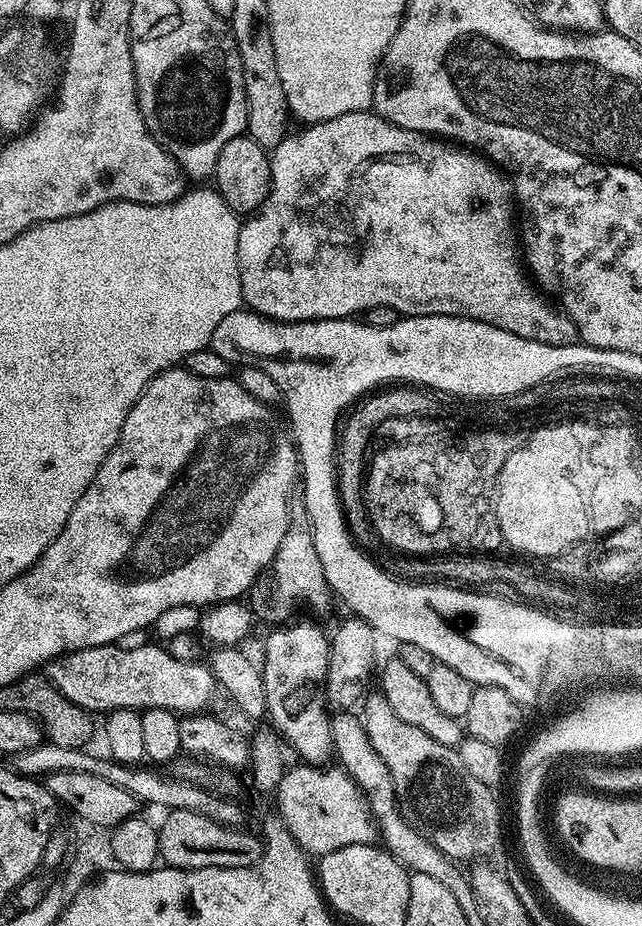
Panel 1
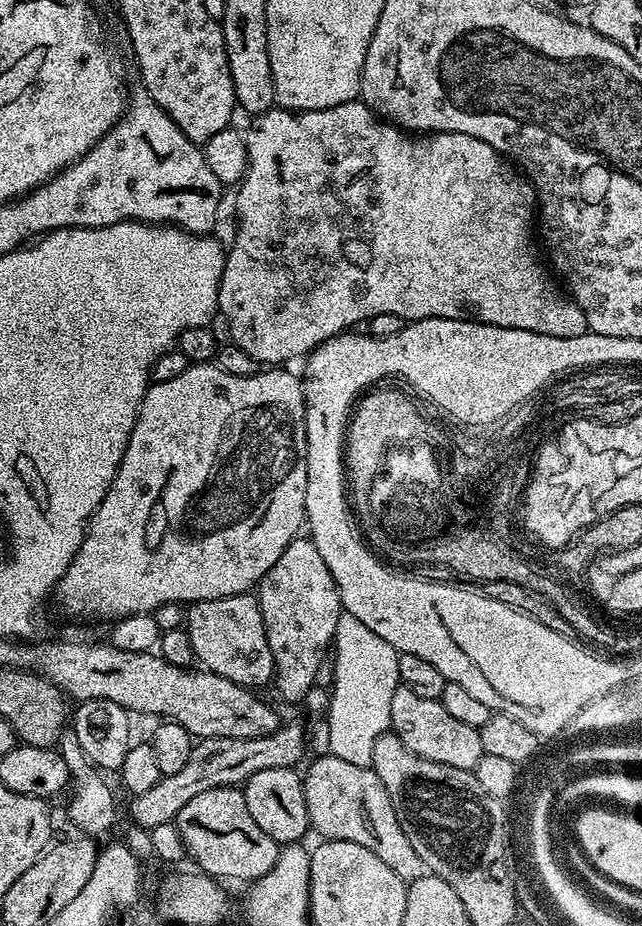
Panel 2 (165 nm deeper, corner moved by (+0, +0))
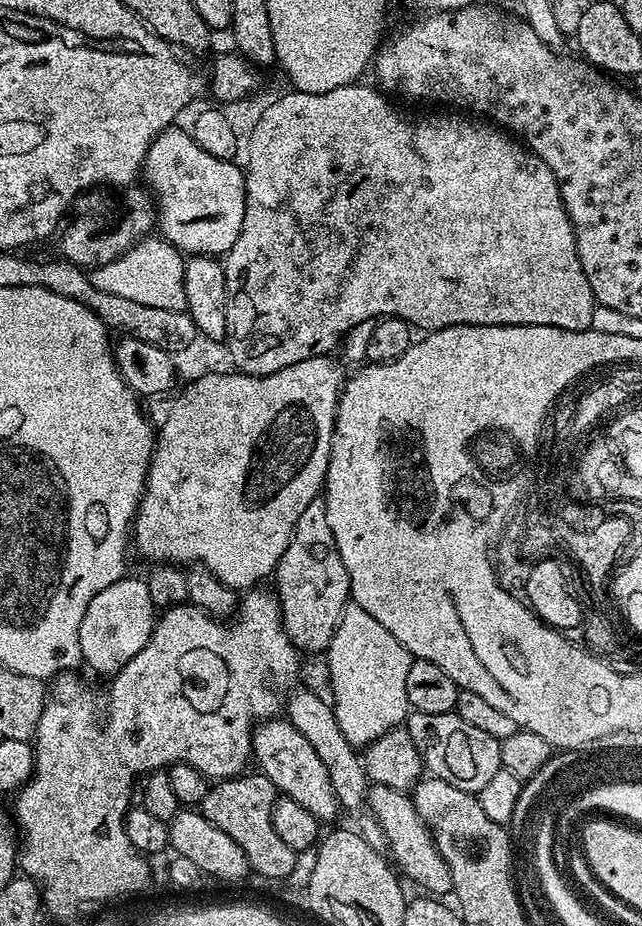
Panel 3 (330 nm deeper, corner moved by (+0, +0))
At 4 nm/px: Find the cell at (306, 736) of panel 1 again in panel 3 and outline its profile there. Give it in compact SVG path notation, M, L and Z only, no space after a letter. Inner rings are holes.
M318 498L302 510L298 522L292 531L290 542L282 554L274 573L274 591L280 602L280 624L290 638L290 642L301 653L320 652L327 649L334 638L335 628L339 626L343 610L350 600L350 578L346 574L346 566L342 566L342 558L336 549L334 534L330 534L330 521L326 519L326 506L323 499Z

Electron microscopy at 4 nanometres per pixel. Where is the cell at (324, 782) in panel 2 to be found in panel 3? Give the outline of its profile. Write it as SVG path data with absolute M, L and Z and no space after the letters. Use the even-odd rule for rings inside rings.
M381 784L369 787L368 805L376 814L376 820L383 828L388 840L388 852L397 866L399 875L405 881L413 880L420 888L425 888L427 895L432 898L444 898L452 892L450 870L438 854L436 843L432 841L432 833L418 818L418 810L412 805L407 793ZM393 856L393 857L392 857ZM408 879L408 880L407 880Z

